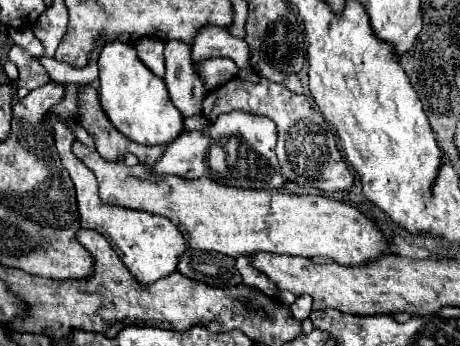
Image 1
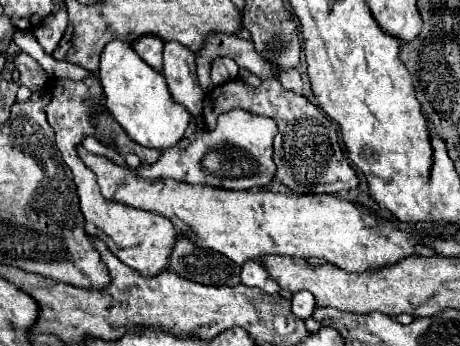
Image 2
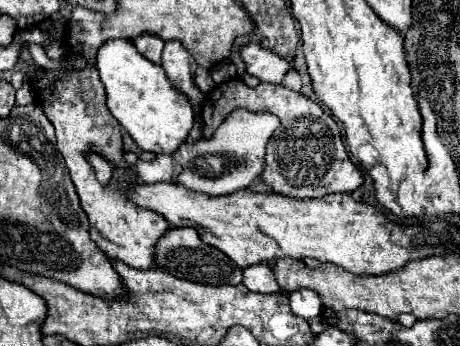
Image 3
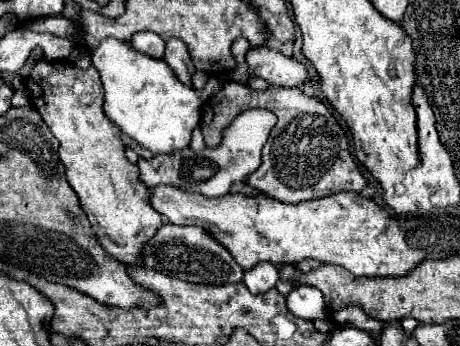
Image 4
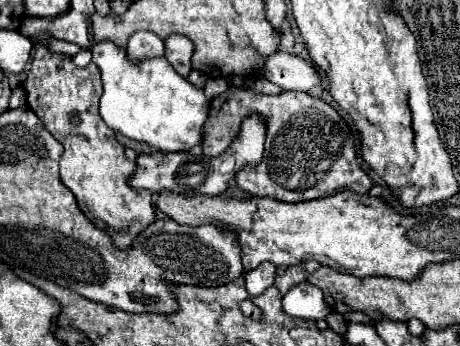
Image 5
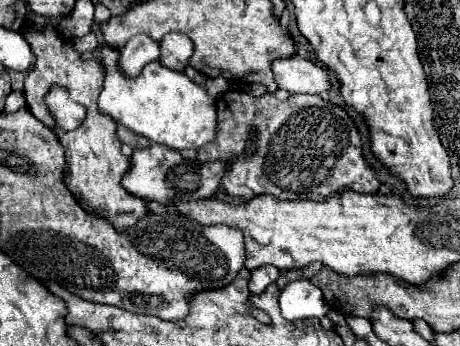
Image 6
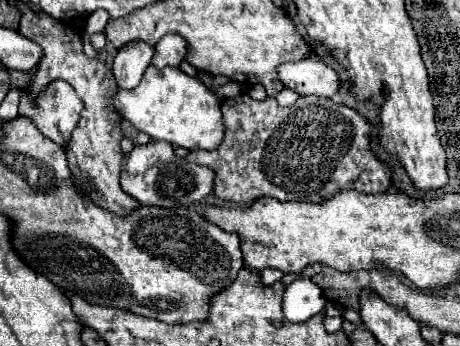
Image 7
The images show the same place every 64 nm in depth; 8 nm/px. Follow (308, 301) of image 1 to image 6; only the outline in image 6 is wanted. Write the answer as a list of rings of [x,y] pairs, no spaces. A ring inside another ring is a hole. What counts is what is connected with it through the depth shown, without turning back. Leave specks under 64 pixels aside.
[[[294,280],[280,294],[280,310],[286,320],[306,320],[326,316],[330,306],[310,280]]]

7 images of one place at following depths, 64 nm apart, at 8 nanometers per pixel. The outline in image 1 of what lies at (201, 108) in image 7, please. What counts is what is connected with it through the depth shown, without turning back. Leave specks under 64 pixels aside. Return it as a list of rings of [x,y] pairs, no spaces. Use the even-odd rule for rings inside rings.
[[[108,42],[98,58],[100,102],[110,122],[130,140],[146,146],[170,144],[184,130],[184,116],[170,102],[166,84],[138,60],[136,50],[124,42]]]

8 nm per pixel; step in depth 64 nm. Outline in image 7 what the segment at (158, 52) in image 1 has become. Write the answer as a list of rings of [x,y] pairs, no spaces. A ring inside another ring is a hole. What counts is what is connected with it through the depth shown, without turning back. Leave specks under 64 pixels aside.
[[[136,40],[120,48],[112,64],[112,72],[118,86],[122,90],[134,90],[140,84],[142,74],[148,68],[150,60],[152,60],[152,46],[144,44],[142,40]]]

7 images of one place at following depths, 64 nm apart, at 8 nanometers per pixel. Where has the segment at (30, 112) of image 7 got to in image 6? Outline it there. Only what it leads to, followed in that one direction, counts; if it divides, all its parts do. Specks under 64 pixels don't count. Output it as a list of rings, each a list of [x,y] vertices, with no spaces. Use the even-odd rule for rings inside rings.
[[[52,86],[50,92],[44,98],[50,116],[54,118],[54,132],[58,130],[75,130],[82,124],[86,109],[82,104],[78,104],[76,100],[70,98],[68,90],[62,86]]]

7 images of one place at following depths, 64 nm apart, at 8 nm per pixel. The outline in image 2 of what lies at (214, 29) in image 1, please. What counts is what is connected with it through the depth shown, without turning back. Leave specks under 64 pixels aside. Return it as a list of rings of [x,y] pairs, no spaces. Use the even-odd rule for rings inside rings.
[[[212,34],[208,38],[206,46],[202,48],[202,52],[198,52],[198,58],[196,58],[198,84],[200,84],[200,88],[204,92],[208,92],[212,88],[210,64],[212,64],[212,60],[216,56],[228,56],[228,58],[236,60],[236,64],[240,68],[250,70],[260,80],[278,78],[278,68],[272,62],[268,62],[266,58],[262,58],[254,50],[254,42],[252,40],[240,40],[238,36],[228,36],[228,34]]]

